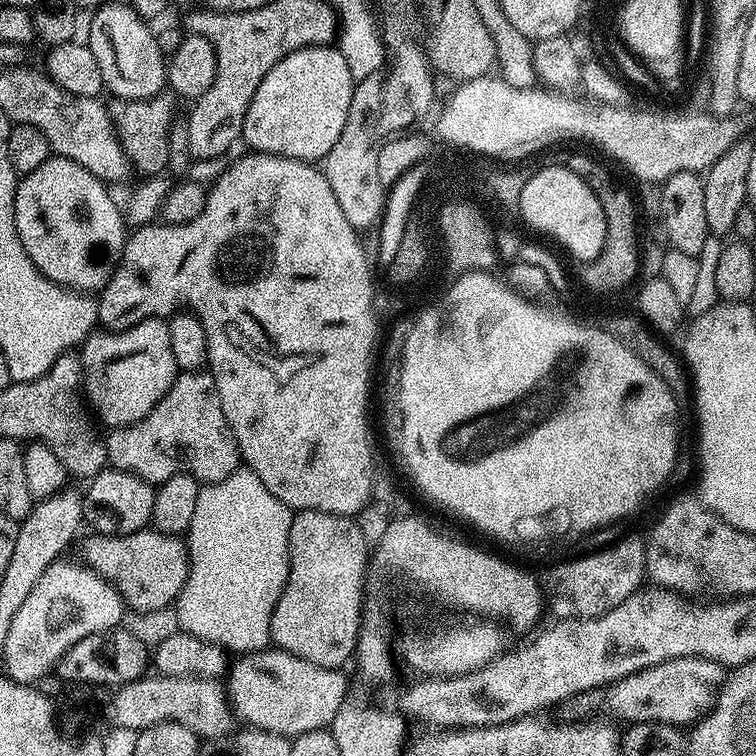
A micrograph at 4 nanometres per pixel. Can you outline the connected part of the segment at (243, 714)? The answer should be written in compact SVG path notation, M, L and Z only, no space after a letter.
M269 646L262 652L246 652L237 655L231 661L226 673L226 691L228 702L232 705L232 715L237 721L249 728L270 730L274 734L297 737L319 728L327 729L338 714L338 710L346 702L344 696L348 692L348 680L345 673L338 668L314 666L314 662L306 662L278 647Z

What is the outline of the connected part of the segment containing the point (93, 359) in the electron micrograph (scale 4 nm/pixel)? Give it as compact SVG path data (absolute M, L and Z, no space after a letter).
M160 318L143 320L121 332L93 331L78 355L83 368L83 395L95 419L100 419L108 430L125 428L146 418L178 375L170 351L170 330Z

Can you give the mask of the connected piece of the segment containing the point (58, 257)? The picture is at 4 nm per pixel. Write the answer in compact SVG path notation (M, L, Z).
M55 154L38 170L20 176L16 186L14 218L30 262L46 278L75 292L99 293L124 252L126 216L104 188L105 181L90 170Z

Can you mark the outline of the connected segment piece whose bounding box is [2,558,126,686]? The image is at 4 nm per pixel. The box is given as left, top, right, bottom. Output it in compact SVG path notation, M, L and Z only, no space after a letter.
M58 559L48 567L34 590L30 590L26 602L22 602L18 614L14 614L14 622L10 622L6 646L2 649L3 671L15 684L39 685L43 676L55 673L62 654L76 642L82 642L90 634L103 637L121 627L120 619L126 615L126 609L116 587L83 563L68 559Z

